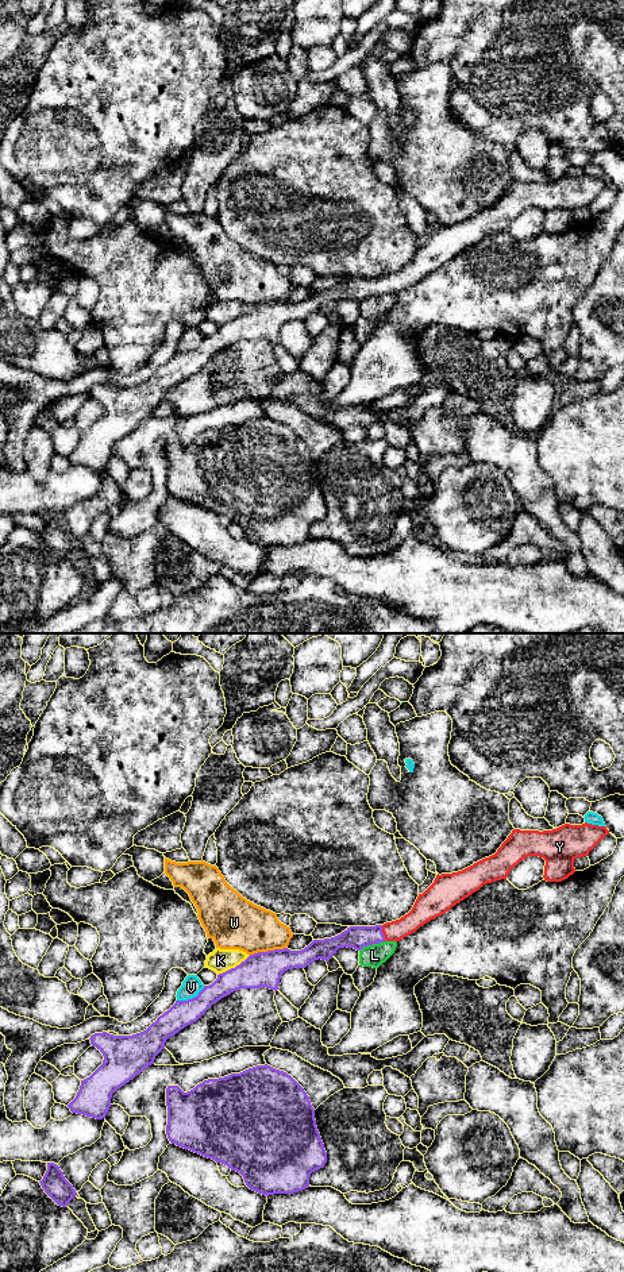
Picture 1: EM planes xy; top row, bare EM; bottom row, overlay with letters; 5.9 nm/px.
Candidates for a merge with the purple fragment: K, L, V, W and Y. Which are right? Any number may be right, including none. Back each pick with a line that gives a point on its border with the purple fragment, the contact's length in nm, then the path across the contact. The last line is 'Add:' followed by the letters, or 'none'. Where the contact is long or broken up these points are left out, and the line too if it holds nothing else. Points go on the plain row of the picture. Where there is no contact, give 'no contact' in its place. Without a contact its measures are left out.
Add: none

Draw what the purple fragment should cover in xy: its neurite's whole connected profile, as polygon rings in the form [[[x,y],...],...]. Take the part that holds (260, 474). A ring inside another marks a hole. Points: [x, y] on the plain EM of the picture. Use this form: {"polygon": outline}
{"polygon": [[[267,416],[204,432],[188,444],[167,438],[166,458],[172,496],[239,524],[258,546],[303,543],[309,539],[311,525],[327,514],[309,448],[290,427]]]}

